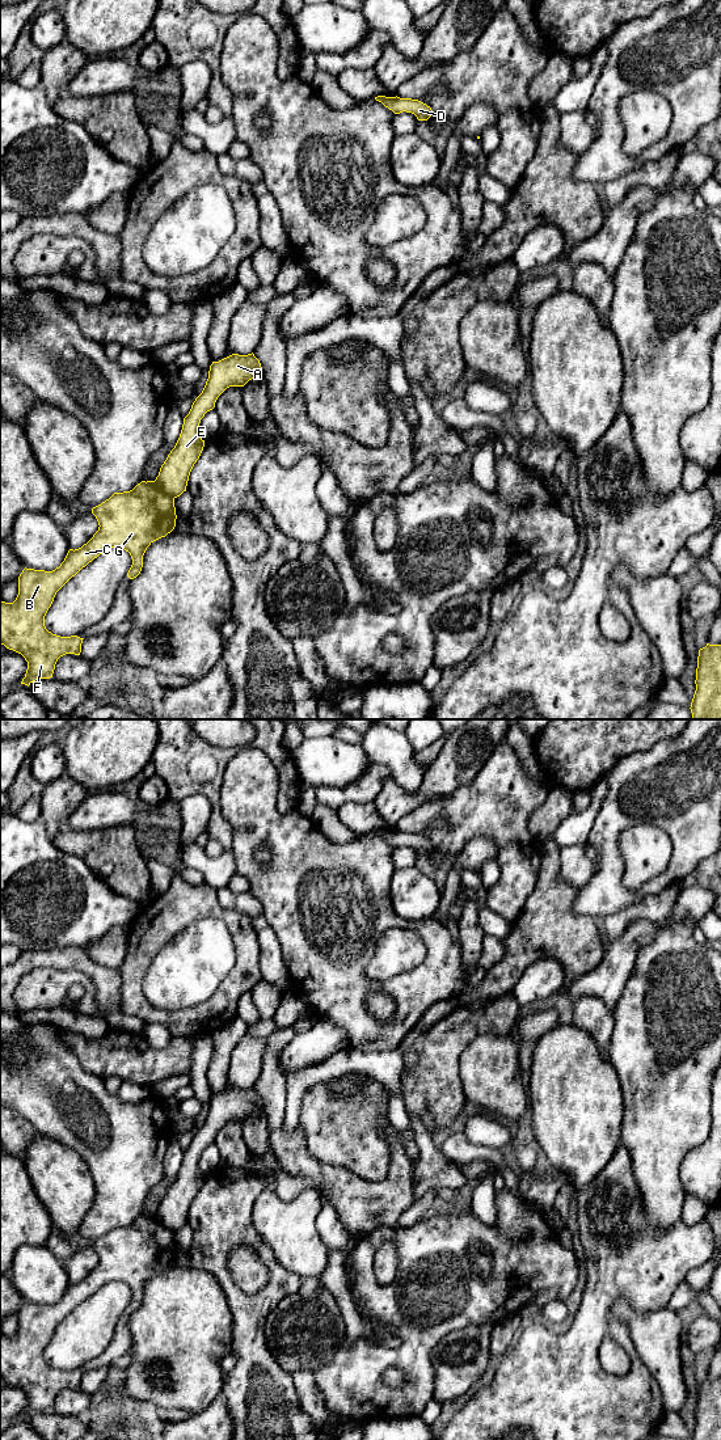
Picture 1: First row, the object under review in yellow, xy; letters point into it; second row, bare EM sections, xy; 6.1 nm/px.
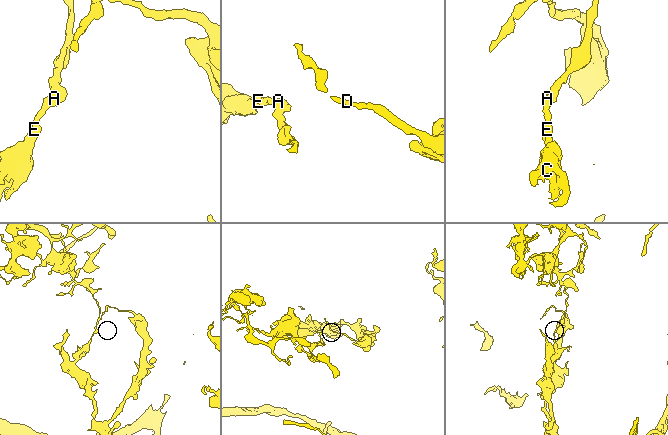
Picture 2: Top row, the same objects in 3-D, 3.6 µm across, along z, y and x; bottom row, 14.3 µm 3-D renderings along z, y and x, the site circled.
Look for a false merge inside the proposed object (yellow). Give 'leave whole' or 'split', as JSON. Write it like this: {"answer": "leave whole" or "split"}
{"answer": "split"}

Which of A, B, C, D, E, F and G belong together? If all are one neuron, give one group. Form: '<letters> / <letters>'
A E / B C D F G

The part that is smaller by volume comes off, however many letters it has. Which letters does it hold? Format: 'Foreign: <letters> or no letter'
Foreign: B, C, D, F, G

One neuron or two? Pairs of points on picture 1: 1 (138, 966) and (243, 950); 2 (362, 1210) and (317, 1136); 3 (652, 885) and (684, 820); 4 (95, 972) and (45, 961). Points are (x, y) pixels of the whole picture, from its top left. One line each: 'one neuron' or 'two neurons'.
1: one neuron
2: two neurons
3: one neuron
4: one neuron

